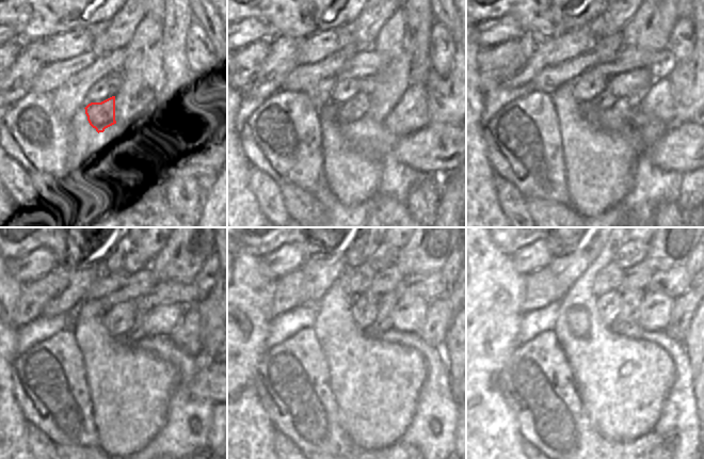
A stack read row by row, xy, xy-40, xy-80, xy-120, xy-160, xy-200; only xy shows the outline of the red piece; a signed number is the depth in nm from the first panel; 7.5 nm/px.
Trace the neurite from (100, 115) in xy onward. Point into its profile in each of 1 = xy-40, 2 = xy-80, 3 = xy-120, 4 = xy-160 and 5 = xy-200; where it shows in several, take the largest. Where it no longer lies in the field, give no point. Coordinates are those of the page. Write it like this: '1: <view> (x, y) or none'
1: xy-40 (356, 108)
2: xy-80 (636, 82)
3: xy-120 (161, 320)
4: xy-160 (409, 315)
5: xy-200 (653, 314)

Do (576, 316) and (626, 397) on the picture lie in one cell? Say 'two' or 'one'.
one

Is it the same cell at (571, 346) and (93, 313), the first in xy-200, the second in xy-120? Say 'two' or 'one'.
one

